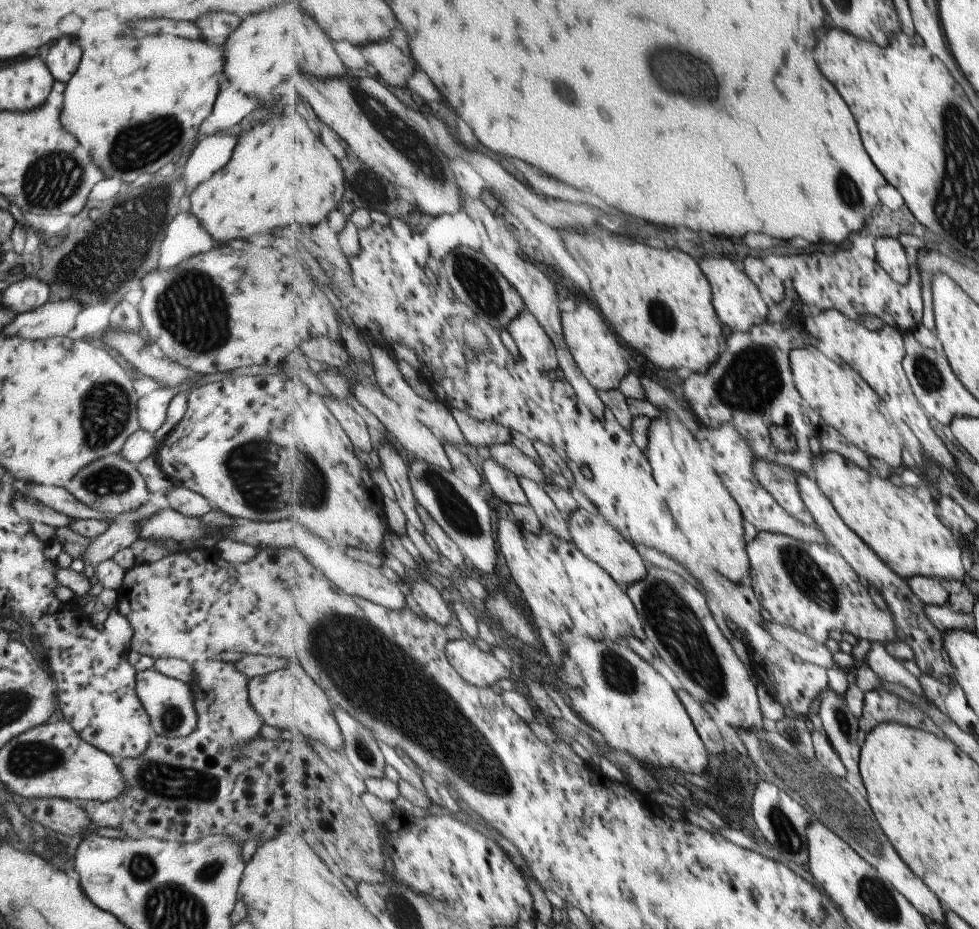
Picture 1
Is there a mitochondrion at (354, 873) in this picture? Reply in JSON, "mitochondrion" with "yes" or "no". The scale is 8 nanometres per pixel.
{"mitochondrion":"no"}

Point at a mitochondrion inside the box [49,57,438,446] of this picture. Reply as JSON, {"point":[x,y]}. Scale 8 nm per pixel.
{"point":[192,309]}

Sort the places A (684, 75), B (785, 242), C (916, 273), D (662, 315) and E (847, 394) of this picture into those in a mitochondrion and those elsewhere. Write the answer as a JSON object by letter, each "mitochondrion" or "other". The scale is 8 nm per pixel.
{"A":"mitochondrion","B":"other","C":"other","D":"mitochondrion","E":"other"}

